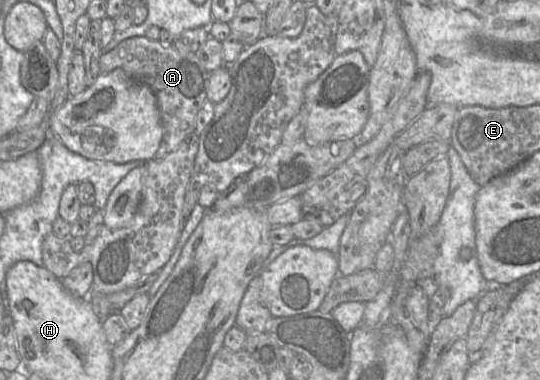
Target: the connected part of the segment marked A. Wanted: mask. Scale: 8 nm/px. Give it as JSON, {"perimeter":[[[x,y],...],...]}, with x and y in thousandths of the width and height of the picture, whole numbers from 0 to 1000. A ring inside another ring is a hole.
{"perimeter":[[[252,95],[224,108],[202,137],[191,139],[183,153],[183,179],[189,192],[224,179],[246,208],[274,224],[287,247],[302,350],[285,421],[296,421],[322,397],[359,345],[365,297],[383,266],[391,195],[363,139],[335,137],[320,118]]]}

